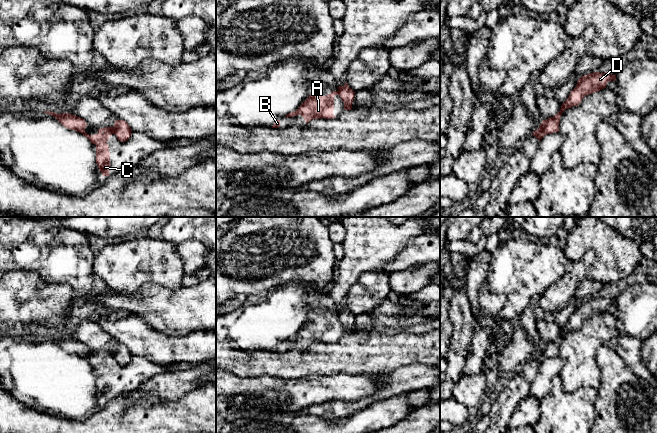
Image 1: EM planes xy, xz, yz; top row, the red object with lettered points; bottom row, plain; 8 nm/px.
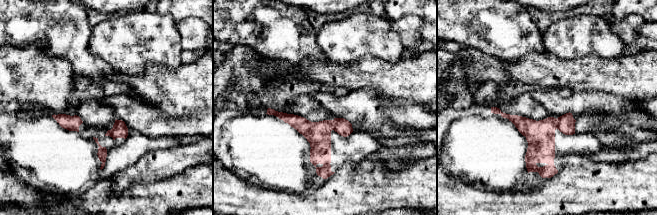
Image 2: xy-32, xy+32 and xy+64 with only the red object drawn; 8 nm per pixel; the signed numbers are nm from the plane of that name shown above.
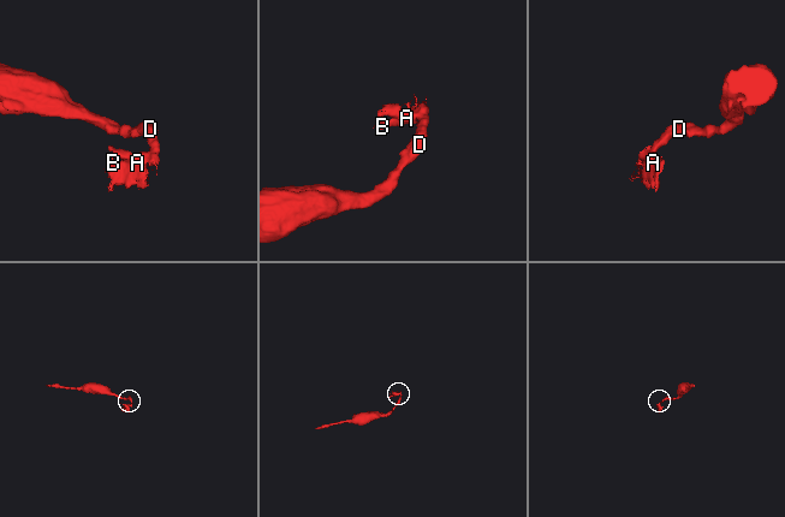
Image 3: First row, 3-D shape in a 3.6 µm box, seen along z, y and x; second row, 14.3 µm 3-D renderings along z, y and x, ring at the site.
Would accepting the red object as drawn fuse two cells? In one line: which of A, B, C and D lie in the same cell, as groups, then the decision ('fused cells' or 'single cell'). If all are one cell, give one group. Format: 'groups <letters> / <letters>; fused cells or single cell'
groups A B C / D; fused cells

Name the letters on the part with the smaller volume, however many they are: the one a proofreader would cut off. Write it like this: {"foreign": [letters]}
{"foreign": ["A", "B", "C"]}

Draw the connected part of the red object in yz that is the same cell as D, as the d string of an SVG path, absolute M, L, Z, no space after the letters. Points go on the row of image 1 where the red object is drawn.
M593 72L580 77L576 87L561 105L560 111L555 116L543 120L539 128L532 135L540 141L547 134L559 132L560 118L566 109L578 106L586 95L606 88L607 83L609 81L615 81L615 79L616 75L612 75L609 72Z

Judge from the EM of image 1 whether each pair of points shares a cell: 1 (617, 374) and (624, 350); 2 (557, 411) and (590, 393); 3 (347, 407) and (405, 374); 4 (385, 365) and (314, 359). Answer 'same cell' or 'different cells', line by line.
1: different cells
2: same cell
3: same cell
4: same cell

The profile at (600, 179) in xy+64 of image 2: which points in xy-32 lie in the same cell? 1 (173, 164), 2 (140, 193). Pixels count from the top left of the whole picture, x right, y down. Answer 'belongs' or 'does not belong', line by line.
1: does not belong
2: belongs

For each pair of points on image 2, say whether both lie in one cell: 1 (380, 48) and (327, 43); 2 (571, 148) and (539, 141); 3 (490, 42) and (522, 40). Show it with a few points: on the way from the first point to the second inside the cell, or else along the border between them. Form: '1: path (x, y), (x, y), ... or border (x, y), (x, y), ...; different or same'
1: path (367, 46), (360, 43), (340, 43); same
2: path (563, 145), (547, 145); same
3: path (498, 40), (514, 40); same

